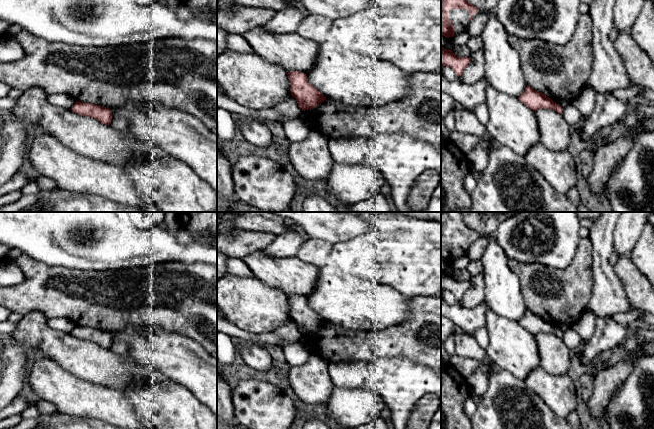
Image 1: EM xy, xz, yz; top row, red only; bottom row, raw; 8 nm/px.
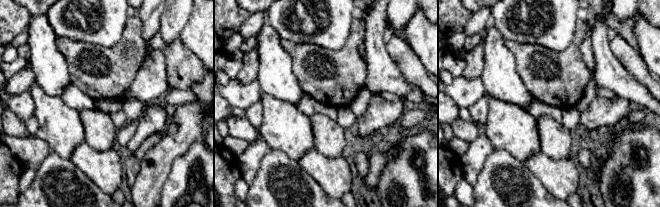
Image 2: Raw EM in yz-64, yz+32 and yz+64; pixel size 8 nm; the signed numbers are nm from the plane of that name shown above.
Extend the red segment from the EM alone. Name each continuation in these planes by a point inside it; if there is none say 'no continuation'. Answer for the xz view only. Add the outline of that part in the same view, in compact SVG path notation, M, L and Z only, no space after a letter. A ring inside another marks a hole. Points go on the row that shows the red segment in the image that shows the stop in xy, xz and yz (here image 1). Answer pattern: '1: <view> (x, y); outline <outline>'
no continuation

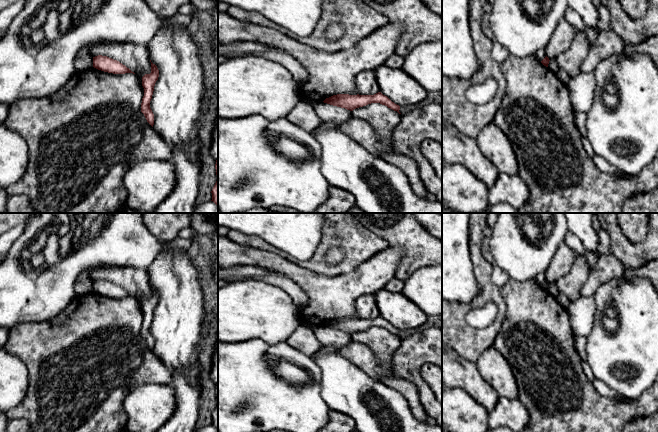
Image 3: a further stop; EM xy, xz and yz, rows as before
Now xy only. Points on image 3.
no continuation

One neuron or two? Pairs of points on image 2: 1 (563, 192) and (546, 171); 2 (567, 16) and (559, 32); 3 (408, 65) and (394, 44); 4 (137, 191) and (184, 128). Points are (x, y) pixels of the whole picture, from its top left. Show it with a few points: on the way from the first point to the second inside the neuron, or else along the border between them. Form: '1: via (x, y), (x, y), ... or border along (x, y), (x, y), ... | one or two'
1: via (561, 187), (551, 176) | one
2: via (563, 20), (559, 24), (559, 28) | one
3: via (407, 60), (399, 49) | one
4: via (152, 175), (157, 166), (157, 161), (174, 144) | one

